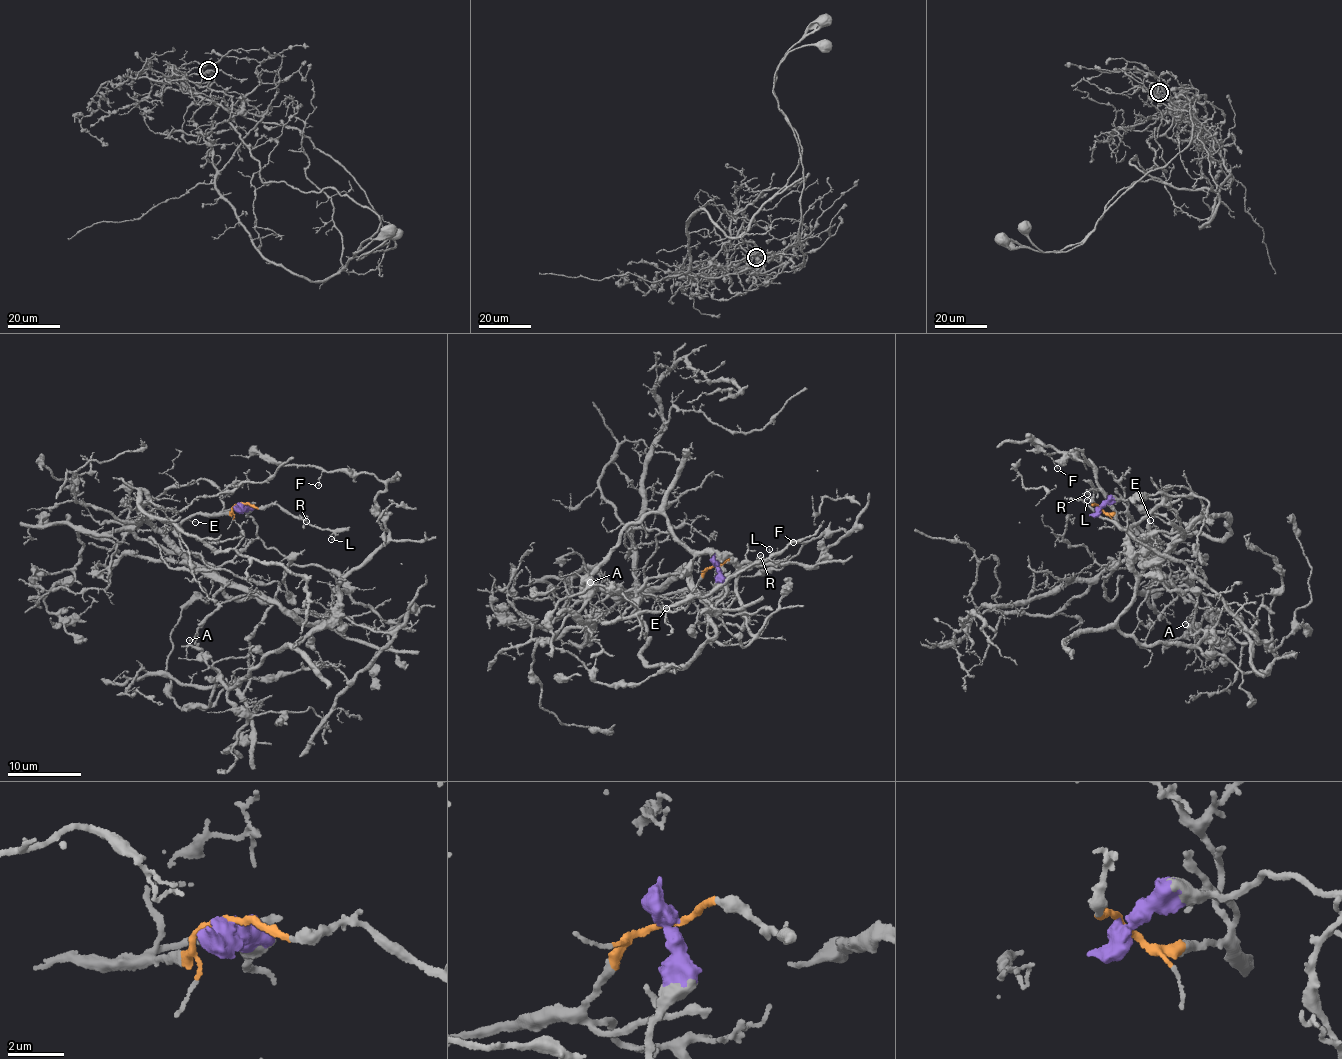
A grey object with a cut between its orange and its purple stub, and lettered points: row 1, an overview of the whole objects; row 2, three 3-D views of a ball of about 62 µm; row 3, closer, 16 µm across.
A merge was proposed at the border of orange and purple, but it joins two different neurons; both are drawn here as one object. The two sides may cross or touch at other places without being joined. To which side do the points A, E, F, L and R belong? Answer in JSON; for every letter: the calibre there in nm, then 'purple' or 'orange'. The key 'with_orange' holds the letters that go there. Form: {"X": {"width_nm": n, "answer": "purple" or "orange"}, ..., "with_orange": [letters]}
{"A": {"width_nm": 90, "answer": "purple"}, "E": {"width_nm": 90, "answer": "orange"}, "F": {"width_nm": 120, "answer": "purple"}, "L": {"width_nm": 110, "answer": "orange"}, "R": {"width_nm": 100, "answer": "orange"}, "with_orange": ["E", "L", "R"]}

